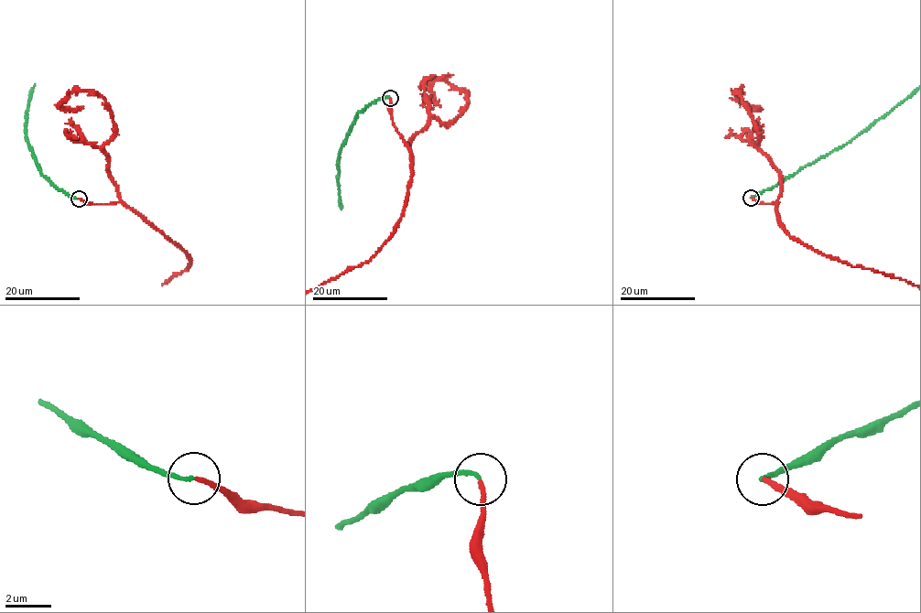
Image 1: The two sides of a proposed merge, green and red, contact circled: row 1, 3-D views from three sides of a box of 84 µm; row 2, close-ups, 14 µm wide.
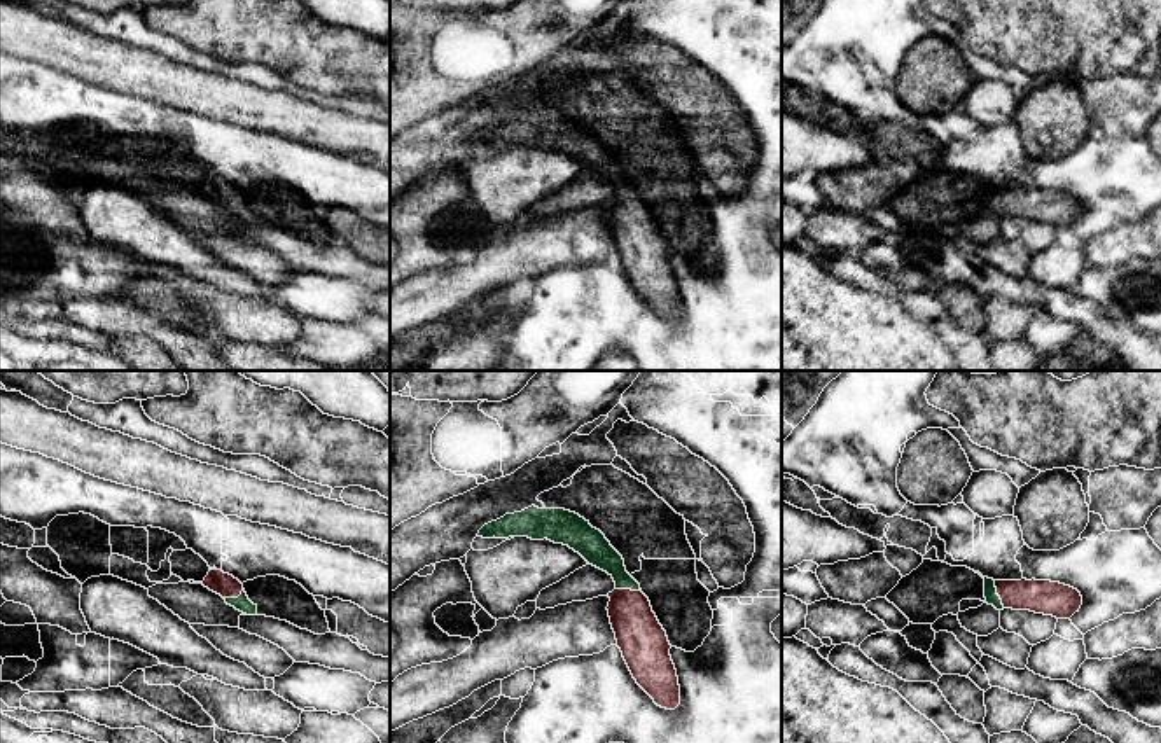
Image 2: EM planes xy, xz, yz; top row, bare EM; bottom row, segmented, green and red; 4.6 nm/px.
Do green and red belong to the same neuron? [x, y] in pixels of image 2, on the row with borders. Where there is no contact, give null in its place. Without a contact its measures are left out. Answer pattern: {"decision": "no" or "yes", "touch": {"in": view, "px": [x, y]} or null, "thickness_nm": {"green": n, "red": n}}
{"decision": "yes", "touch": {"in": "yz", "px": [997, 595]}, "thickness_nm": {"green": 60, "red": 160}}

